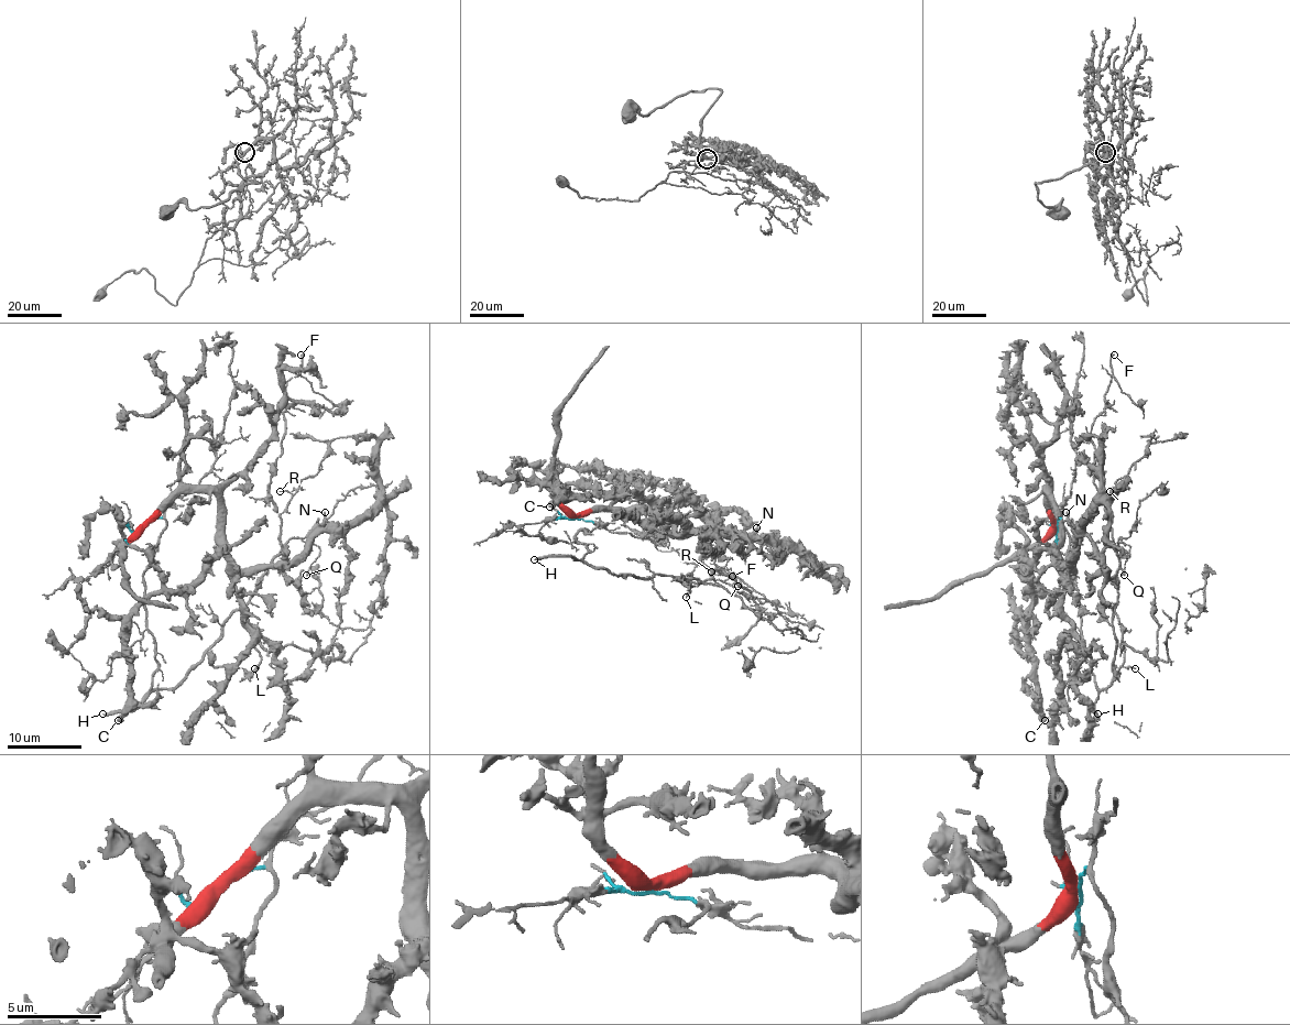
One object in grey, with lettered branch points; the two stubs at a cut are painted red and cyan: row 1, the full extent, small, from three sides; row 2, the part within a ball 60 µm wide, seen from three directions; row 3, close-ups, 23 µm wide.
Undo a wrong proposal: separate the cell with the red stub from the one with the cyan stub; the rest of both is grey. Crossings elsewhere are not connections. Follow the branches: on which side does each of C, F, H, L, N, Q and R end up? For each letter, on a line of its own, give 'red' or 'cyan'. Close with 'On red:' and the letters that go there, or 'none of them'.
C: red
F: cyan
H: cyan
L: cyan
N: red
Q: cyan
R: cyan
On red: C, N

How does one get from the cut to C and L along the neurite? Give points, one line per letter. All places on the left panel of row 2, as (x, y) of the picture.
C: (143, 526), (127, 547), (141, 548), (157, 571), (162, 588), (130, 618), (128, 709), (117, 721)
L: (143, 526), (165, 521), (143, 575), (152, 687), (173, 687), (236, 610), (258, 635), (253, 669)

